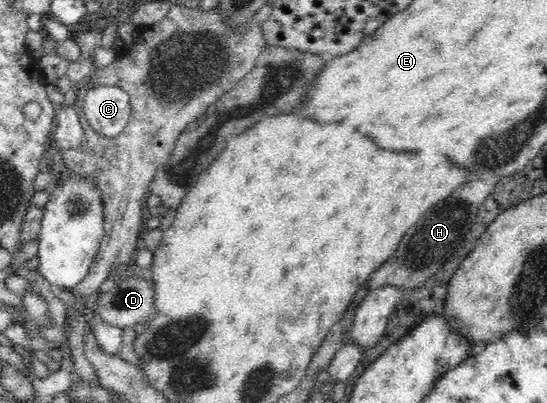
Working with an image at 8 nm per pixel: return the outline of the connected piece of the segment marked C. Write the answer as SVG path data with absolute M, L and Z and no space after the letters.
M118 86L92 87L82 110L94 131L111 139L124 132L132 114L128 92Z

